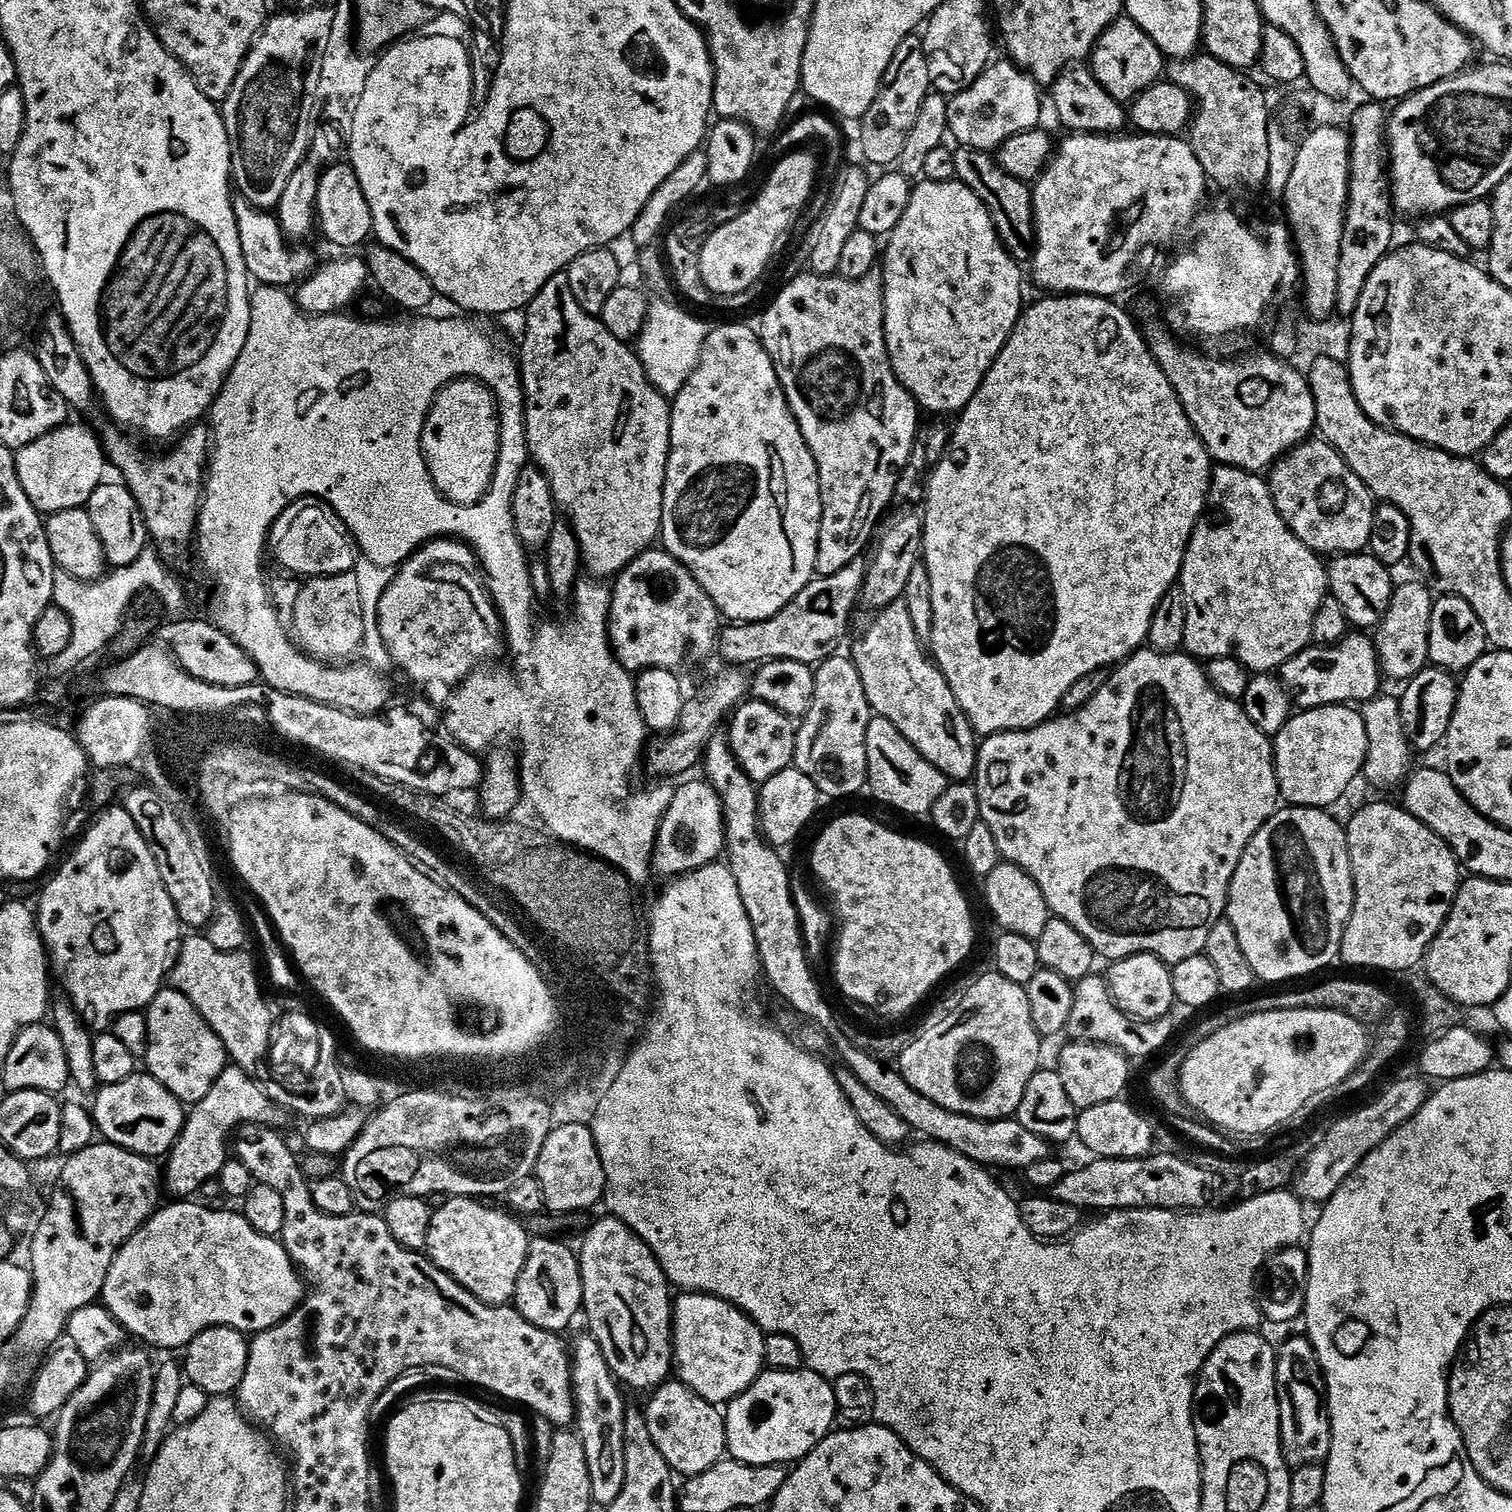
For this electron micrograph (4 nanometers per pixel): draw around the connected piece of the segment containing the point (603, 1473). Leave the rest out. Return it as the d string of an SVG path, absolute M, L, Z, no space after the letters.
M583 1334L570 1344L570 1355L572 1357L572 1374L570 1387L572 1396L576 1399L576 1419L578 1431L582 1438L582 1446L586 1446L586 1466L590 1466L590 1490L592 1491L592 1502L596 1506L607 1506L622 1494L622 1482L626 1482L626 1414L624 1409L626 1401L620 1391L621 1385L612 1375L610 1366L602 1354L602 1346L590 1334Z

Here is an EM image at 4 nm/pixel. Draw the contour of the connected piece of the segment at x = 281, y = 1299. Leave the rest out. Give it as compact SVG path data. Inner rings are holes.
M168 1202L156 1211L155 1214L133 1234L126 1243L120 1247L120 1252L114 1258L110 1266L110 1274L106 1274L106 1282L102 1293L102 1304L110 1315L117 1320L124 1328L129 1337L137 1336L145 1345L153 1344L156 1348L187 1348L191 1340L198 1334L202 1334L212 1327L232 1327L236 1331L245 1334L265 1332L273 1328L275 1324L281 1324L292 1312L297 1311L304 1303L306 1295L306 1280L301 1276L296 1265L292 1263L290 1254L284 1249L283 1243L275 1236L263 1236L250 1226L250 1222L239 1211L236 1212L215 1212L215 1207L205 1206L196 1202Z

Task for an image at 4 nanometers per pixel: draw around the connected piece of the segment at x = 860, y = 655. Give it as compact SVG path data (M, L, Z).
M895 600L890 606L879 609L872 620L872 625L864 632L864 637L856 644L854 659L856 669L862 678L866 698L875 715L886 718L902 732L902 737L910 742L926 761L937 767L949 781L968 782L976 774L976 754L978 751L978 733L972 728L968 715L958 706L954 690L946 678L930 659L929 653L920 645L920 636L916 633L916 624L912 621L912 612L904 600Z

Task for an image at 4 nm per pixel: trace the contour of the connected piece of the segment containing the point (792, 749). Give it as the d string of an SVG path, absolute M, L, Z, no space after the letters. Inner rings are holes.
M748 698L731 713L732 725L726 731L726 739L736 760L752 783L765 784L774 774L793 767L796 759L796 729L793 717L782 714L774 706L755 698Z

